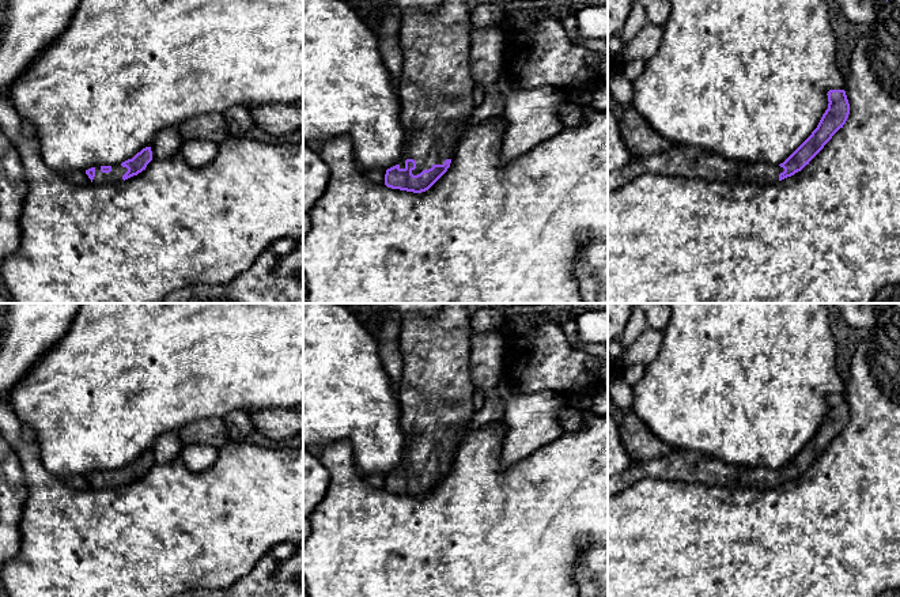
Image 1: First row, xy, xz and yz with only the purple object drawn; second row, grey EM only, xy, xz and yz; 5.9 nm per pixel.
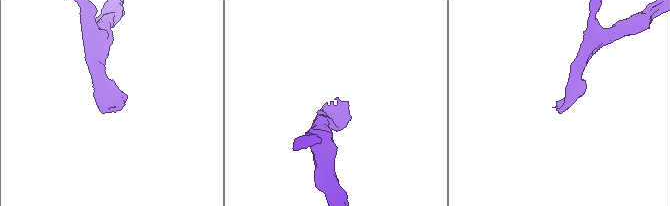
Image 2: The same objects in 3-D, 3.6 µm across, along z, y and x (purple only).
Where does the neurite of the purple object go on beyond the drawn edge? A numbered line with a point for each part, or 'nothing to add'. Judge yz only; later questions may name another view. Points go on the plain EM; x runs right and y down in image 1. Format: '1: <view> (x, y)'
1: yz (683, 465)

